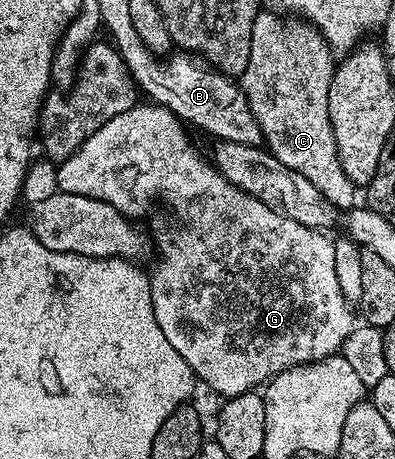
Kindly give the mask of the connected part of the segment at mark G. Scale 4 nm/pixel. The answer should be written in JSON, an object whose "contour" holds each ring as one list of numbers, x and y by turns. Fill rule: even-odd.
{"contour":[[149,101,140,102,134,107,130,107,125,113,117,113,117,117,105,119,99,128,89,135,83,144,76,146,58,164,57,181,59,190,65,195,80,195,89,201,102,205,108,203,128,217,139,217,151,207,154,199,160,199,181,222,176,227,167,227,157,239,157,255,159,260,155,263,155,268,150,268,149,278,151,281,151,300,153,301,153,317,157,317,157,325,161,325,161,333,181,353,185,365,194,373,196,380,203,383,211,391,216,391,223,399,232,399,241,393,262,388,264,384,275,378,283,371,288,371,294,367,301,367,306,363,316,363,322,359,343,351,343,342,349,337,349,333,357,325,357,315,353,312,353,305,345,297,341,285,337,283,337,261,333,261,335,252,335,239,330,234,322,230,306,227,281,212,273,210,265,201,259,201,249,193,241,190,237,184,231,182,222,170,210,158,206,159,197,148,191,144,191,139,187,136,188,128,182,119,178,119,172,111,164,107,154,105]]}

